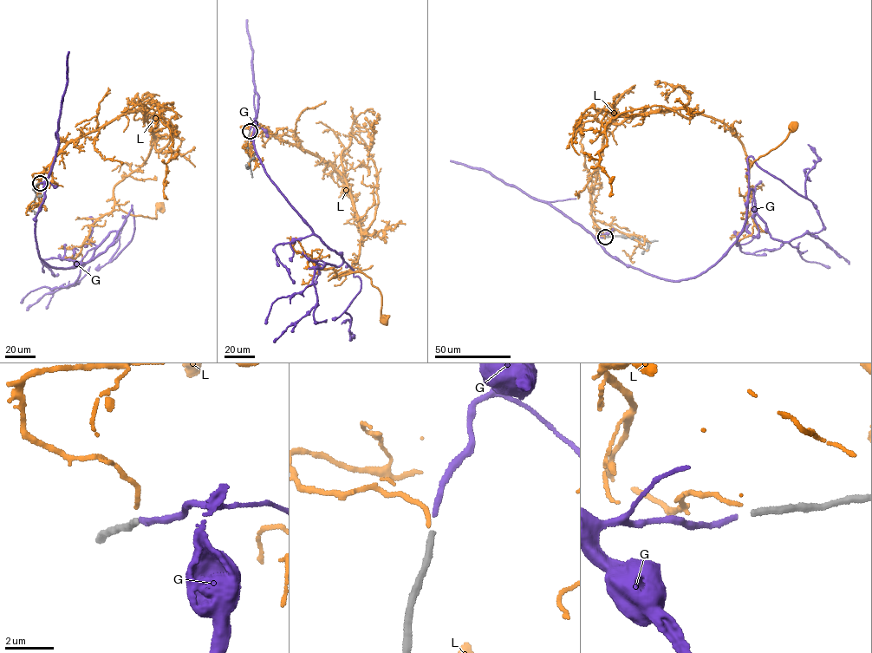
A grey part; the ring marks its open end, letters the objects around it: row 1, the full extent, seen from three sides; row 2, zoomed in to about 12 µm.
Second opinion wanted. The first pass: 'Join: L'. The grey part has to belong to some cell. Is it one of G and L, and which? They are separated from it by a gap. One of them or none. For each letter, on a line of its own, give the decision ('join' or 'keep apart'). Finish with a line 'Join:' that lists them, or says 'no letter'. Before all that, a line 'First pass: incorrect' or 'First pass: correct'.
First pass: incorrect
G: join
L: keep apart
Join: G

